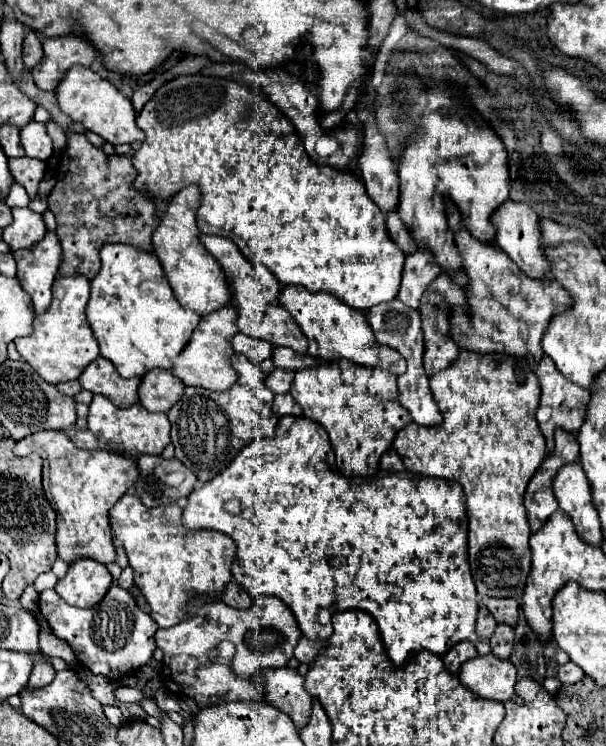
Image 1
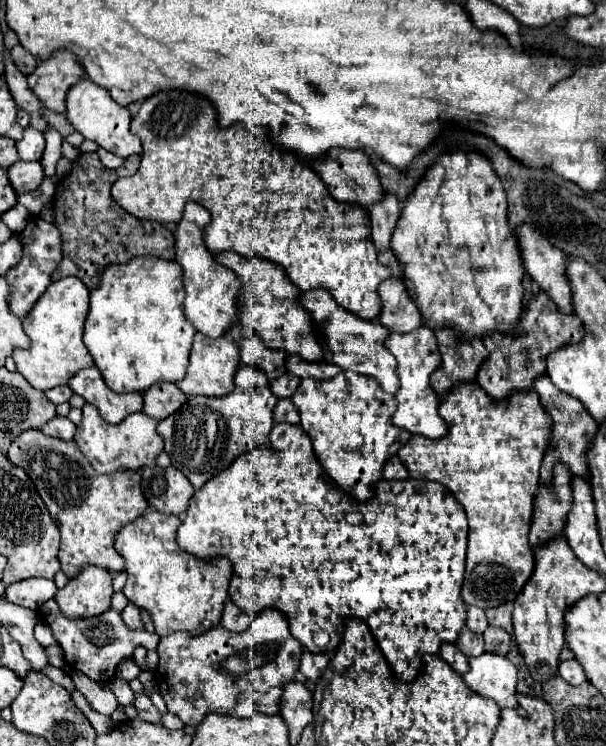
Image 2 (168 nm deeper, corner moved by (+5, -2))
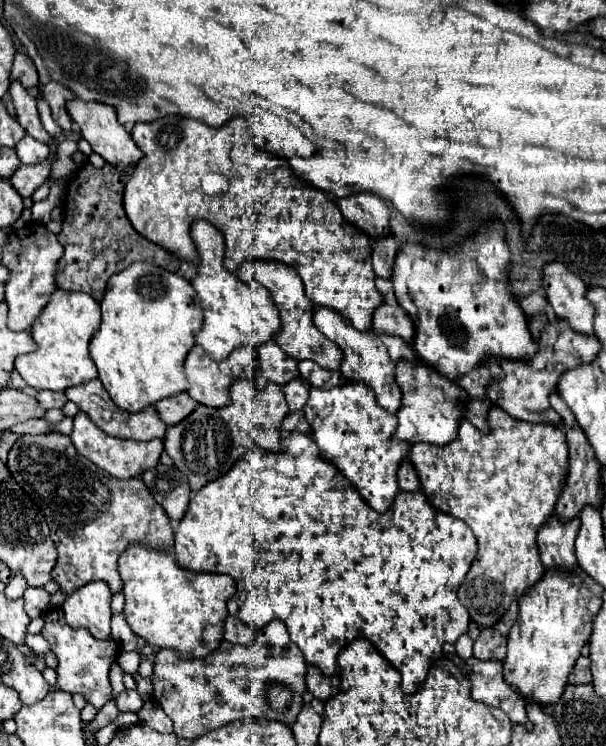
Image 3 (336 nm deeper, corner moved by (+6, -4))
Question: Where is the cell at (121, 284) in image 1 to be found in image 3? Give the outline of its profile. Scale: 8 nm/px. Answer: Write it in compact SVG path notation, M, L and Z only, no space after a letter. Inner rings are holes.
M136 262L110 278L100 306L102 324L90 340L90 358L118 408L136 414L162 398L188 390L184 360L196 344L196 328L202 320L200 300L188 280Z

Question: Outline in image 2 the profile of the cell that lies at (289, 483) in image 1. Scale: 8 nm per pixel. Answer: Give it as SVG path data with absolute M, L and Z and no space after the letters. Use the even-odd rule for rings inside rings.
M275 424L273 426L273 434L271 434L271 444L269 446L261 446L257 450L245 452L239 458L235 458L235 462L223 470L221 474L213 476L213 480L209 480L201 490L195 490L187 512L183 514L183 522L177 530L177 542L179 546L197 556L197 558L215 558L215 556L227 556L233 564L233 578L229 584L228 595L231 600L241 606L249 616L259 614L265 608L277 608L281 612L285 612L289 624L291 624L291 634L311 652L321 652L319 646L315 646L313 642L313 632L315 630L325 630L331 636L331 642L327 646L327 650L335 650L335 640L341 638L343 634L343 622L349 618L361 618L367 622L367 626L371 628L381 652L385 654L385 660L389 662L393 674L397 674L397 678L411 682L419 668L421 668L421 656L423 654L437 654L443 642L455 642L459 636L459 630L465 626L467 620L467 608L465 602L461 598L461 586L463 586L463 574L465 574L465 550L467 550L467 516L463 506L453 498L453 494L449 494L449 490L445 490L445 486L441 486L439 482L425 482L425 480L381 480L377 482L377 486L373 488L373 498L369 502L357 502L353 498L349 498L349 494L345 494L345 490L341 490L335 482L325 474L325 470L321 470L321 464L317 462L315 454L313 454L313 444L311 438L305 434L305 430L301 430L299 424ZM351 512L359 512L363 516L363 520L355 526L347 522L347 514Z

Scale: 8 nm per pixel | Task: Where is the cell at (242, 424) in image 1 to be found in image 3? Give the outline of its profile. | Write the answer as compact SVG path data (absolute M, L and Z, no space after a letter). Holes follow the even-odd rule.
M236 380L230 388L232 404L224 408L200 406L180 424L168 426L164 448L174 460L174 466L188 476L192 492L198 492L208 482L224 476L234 462L246 454L252 444L280 452L282 444L282 420L290 414L284 400L284 392L278 384L268 384L264 390L256 390L250 380Z

